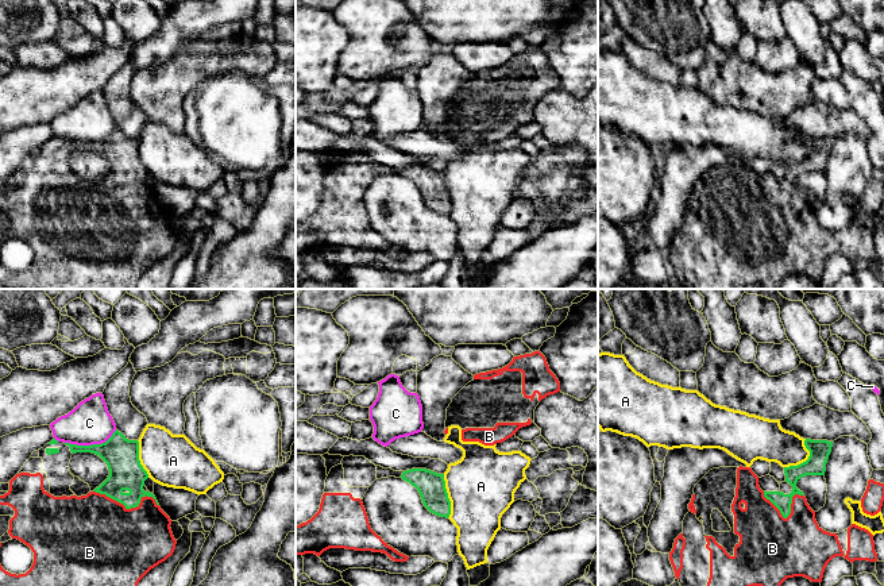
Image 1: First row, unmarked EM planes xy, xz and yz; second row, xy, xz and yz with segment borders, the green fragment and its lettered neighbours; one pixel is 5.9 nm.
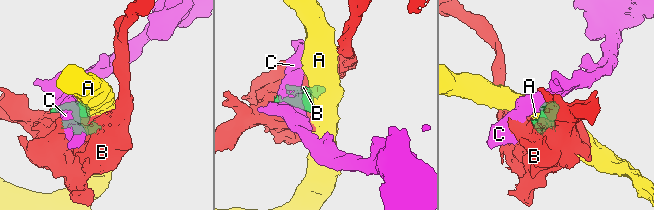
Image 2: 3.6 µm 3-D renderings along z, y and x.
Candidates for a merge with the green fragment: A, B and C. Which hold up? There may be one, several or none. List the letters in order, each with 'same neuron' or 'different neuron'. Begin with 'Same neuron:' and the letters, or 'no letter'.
Same neuron: B
A: different neuron
B: same neuron
C: different neuron

